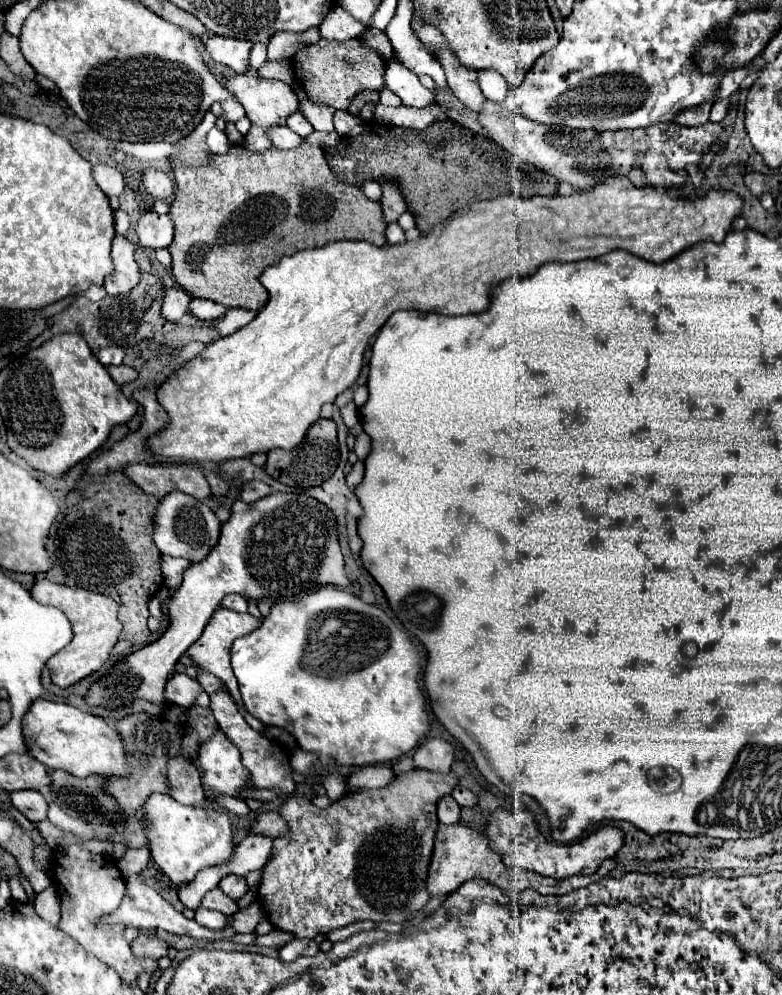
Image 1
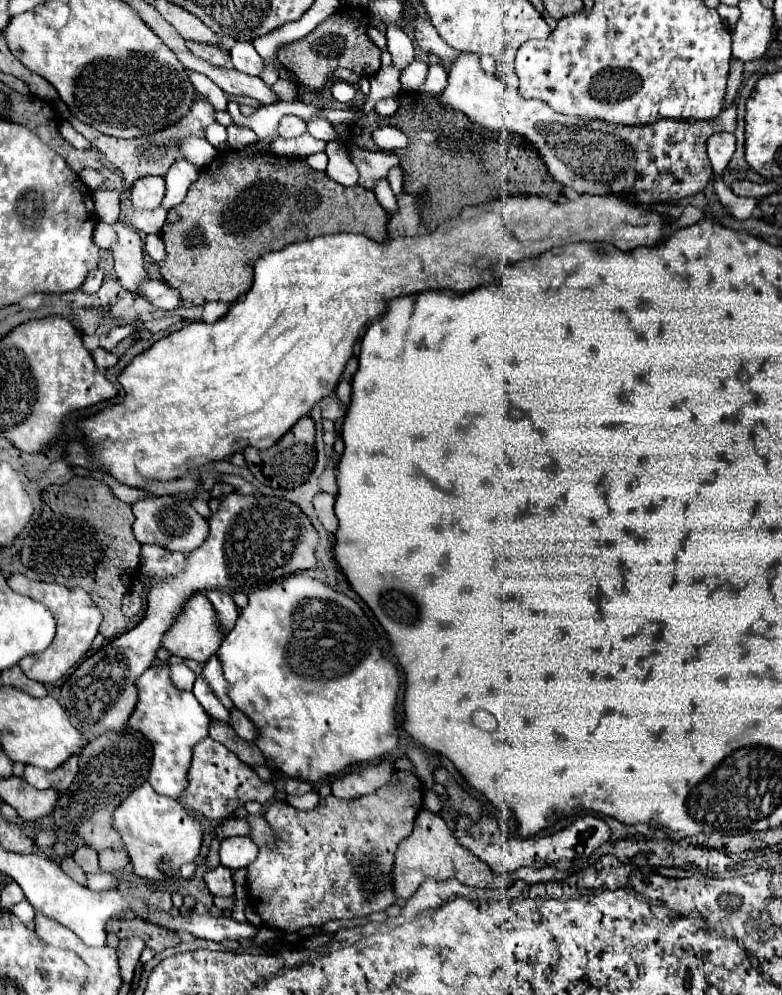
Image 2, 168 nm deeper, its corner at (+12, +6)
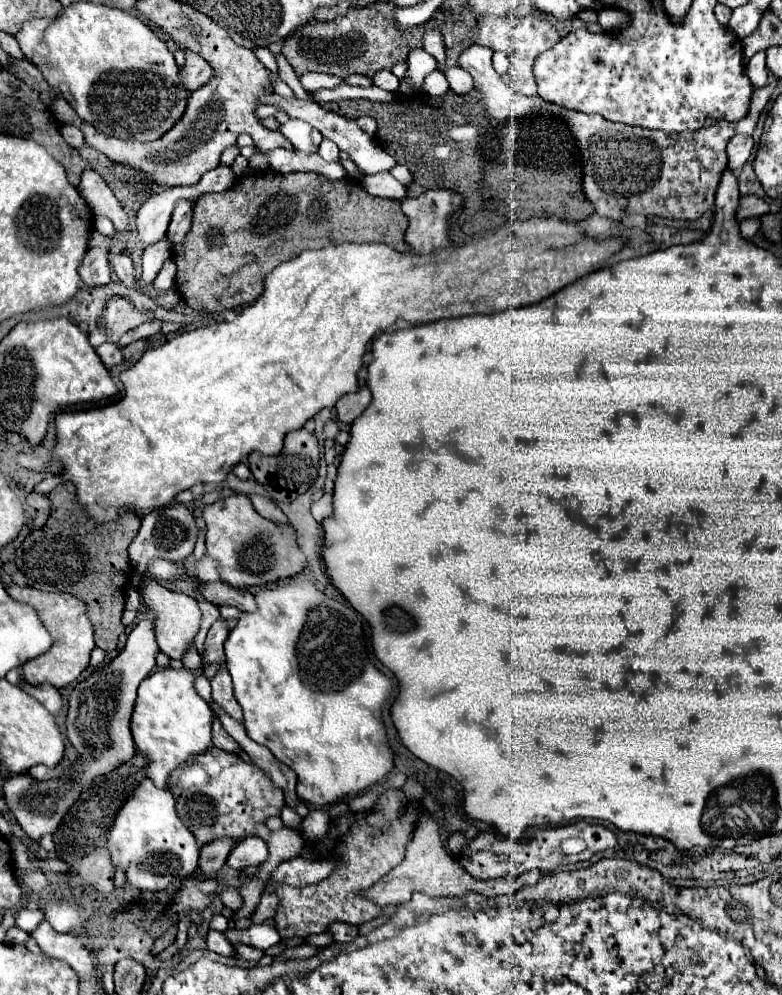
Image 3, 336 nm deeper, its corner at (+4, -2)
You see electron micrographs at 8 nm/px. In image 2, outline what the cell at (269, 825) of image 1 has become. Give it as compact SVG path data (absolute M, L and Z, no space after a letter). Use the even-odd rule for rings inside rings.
M228 818L222 824L216 826L216 838L226 840L228 836L240 836L240 834L250 834L248 822L240 818Z

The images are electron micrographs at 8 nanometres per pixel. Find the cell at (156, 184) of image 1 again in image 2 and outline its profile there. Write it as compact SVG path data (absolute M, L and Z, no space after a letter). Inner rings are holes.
M148 176L134 182L130 190L130 202L140 210L154 210L160 206L166 194L166 184L162 176Z

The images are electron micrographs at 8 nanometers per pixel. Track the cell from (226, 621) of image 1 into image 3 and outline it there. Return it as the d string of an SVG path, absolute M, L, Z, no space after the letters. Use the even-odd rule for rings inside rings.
M146 580L142 586L142 596L146 606L152 610L154 620L156 620L156 640L160 650L174 658L174 660L182 660L182 656L188 652L188 648L194 644L196 634L200 632L200 624L202 624L202 612L198 602L182 592L170 592L164 586L160 586L154 580Z

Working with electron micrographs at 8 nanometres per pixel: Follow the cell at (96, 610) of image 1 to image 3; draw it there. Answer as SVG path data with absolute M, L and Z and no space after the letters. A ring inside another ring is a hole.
M16 584L8 586L8 594L18 600L18 602L26 602L30 606L36 608L36 612L40 614L44 626L48 628L48 632L54 638L54 646L52 650L48 650L46 654L28 660L22 670L24 670L24 680L28 684L44 684L50 682L56 688L64 688L70 682L74 682L84 668L90 662L90 652L96 648L94 644L94 630L92 630L92 622L88 618L88 610L84 606L84 602L76 600L72 594L64 594L64 592L42 592L36 588L20 588Z

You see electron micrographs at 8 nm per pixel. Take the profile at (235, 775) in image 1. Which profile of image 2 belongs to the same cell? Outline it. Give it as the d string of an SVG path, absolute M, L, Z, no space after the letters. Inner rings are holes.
M204 738L198 746L194 746L192 766L188 770L188 788L178 796L180 804L192 812L206 816L208 820L222 820L230 818L236 808L244 806L250 800L266 804L274 798L274 784L262 782L254 768L238 760L234 752L230 752L224 744Z

